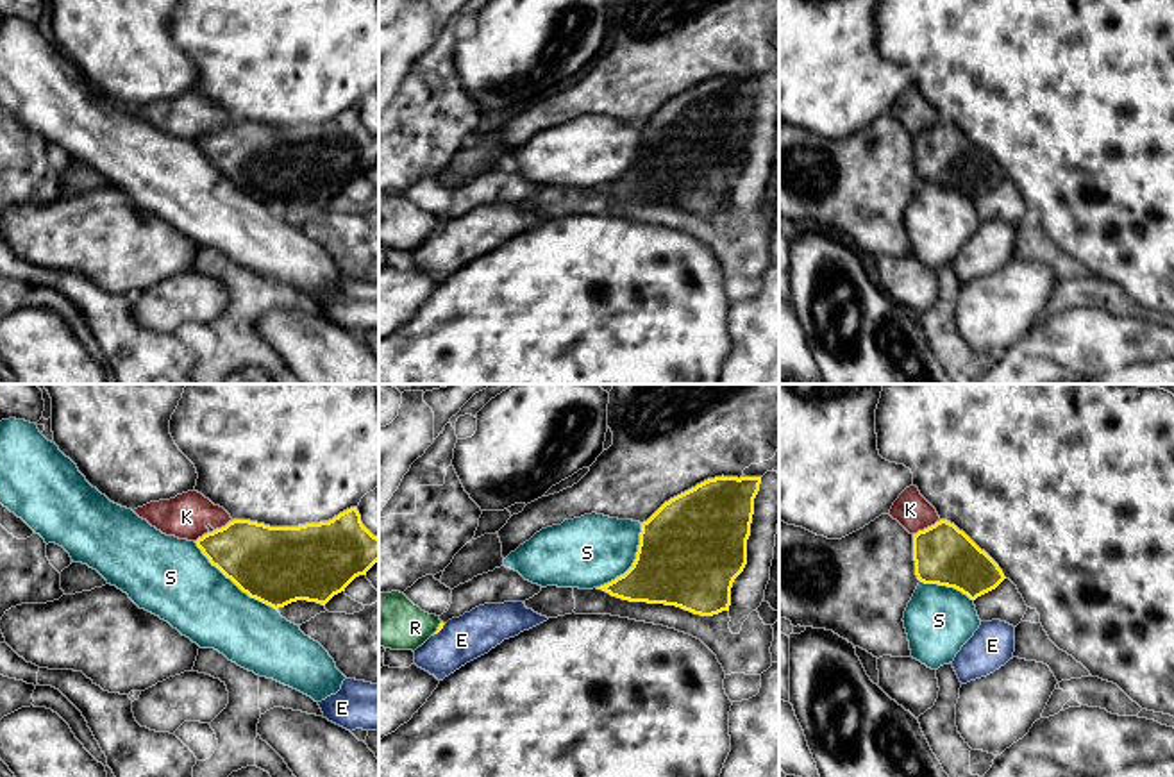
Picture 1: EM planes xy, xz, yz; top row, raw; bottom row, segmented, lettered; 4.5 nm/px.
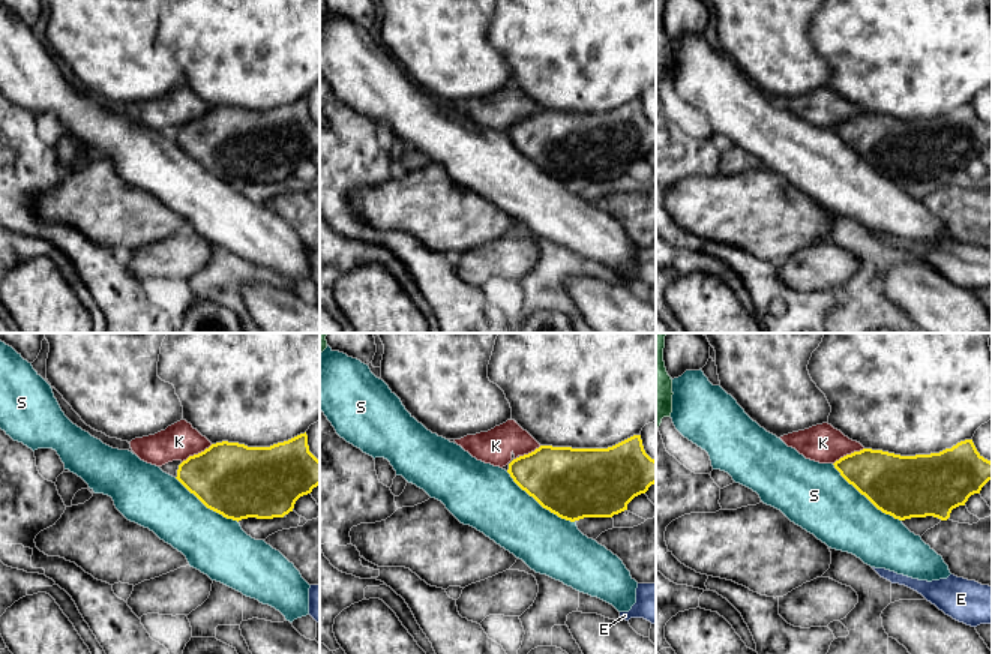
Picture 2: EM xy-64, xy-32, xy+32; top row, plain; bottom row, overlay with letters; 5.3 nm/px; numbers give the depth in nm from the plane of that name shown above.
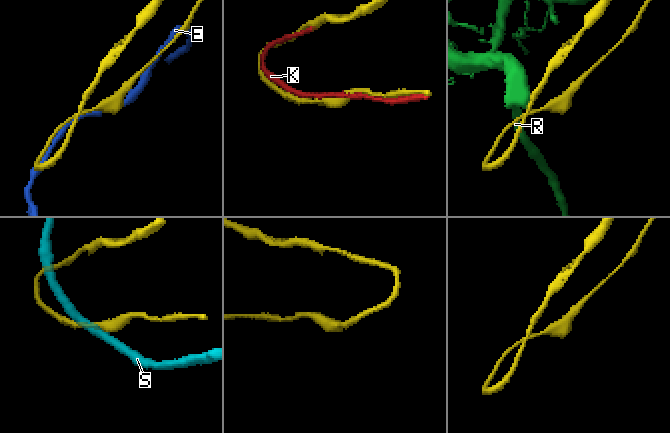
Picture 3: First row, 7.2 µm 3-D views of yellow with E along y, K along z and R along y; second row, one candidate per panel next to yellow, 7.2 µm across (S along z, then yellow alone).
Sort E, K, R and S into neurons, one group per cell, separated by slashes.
E / K / R / S

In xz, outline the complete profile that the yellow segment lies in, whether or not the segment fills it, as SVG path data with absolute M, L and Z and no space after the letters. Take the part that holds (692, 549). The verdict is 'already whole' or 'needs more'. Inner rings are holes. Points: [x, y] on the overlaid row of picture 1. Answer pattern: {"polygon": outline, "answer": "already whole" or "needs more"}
{"polygon": "M715 477L665 502L642 523L633 566L597 588L629 602L675 606L700 616L729 611L731 588L747 564L747 539L761 477Z", "answer": "already whole"}

